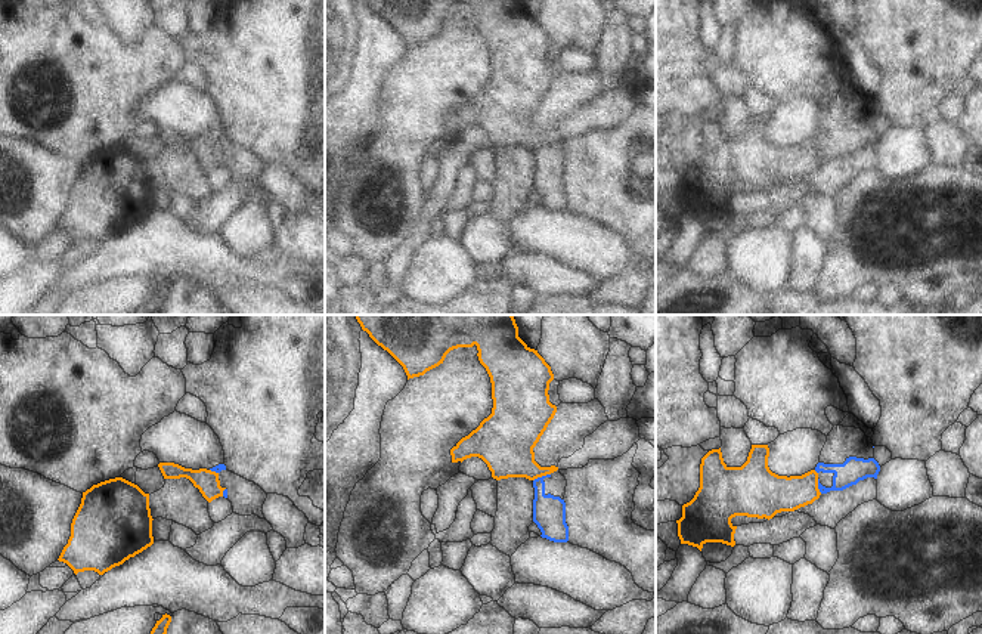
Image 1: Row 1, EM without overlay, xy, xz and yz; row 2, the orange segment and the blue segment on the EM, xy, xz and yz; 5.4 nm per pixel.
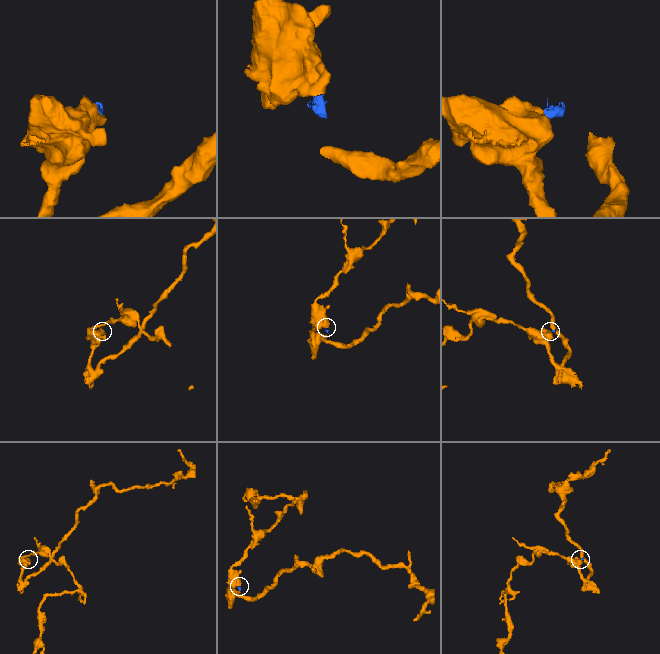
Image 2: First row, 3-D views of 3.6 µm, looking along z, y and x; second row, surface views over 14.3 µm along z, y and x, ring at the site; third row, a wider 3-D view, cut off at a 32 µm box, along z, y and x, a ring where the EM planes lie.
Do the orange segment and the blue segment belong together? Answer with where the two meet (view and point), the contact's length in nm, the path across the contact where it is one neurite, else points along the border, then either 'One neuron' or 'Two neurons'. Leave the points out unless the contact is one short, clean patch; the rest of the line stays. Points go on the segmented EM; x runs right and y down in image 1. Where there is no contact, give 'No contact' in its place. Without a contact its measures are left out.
Touches orange at xz (541, 476). Shared border 100 nm. Boundary: xz (550, 473), (533, 481). Two neurons.

